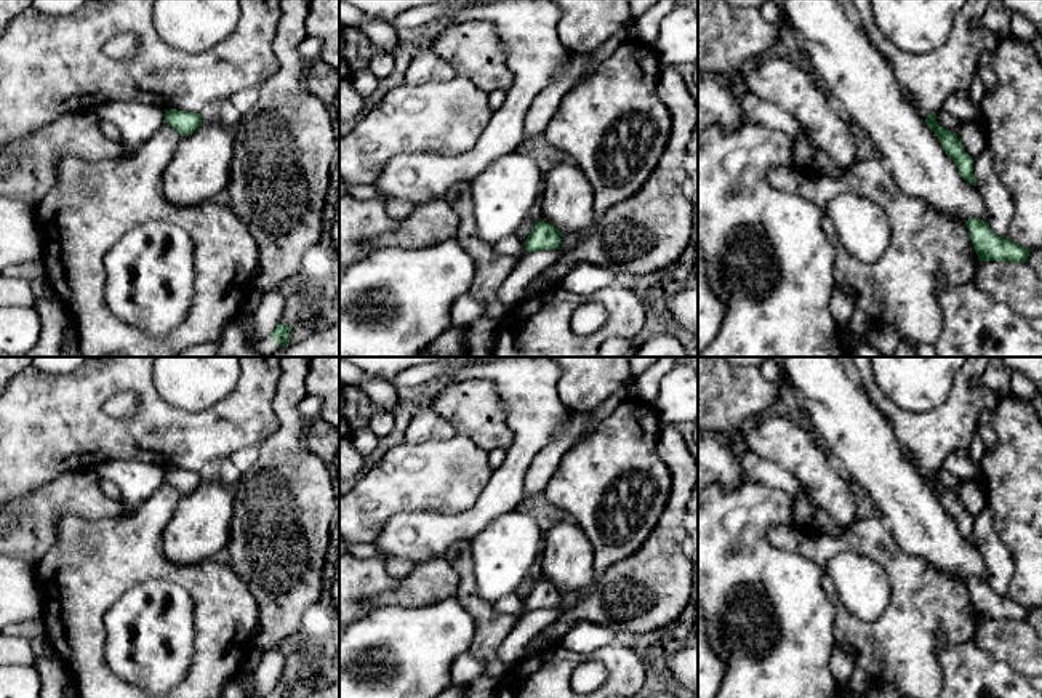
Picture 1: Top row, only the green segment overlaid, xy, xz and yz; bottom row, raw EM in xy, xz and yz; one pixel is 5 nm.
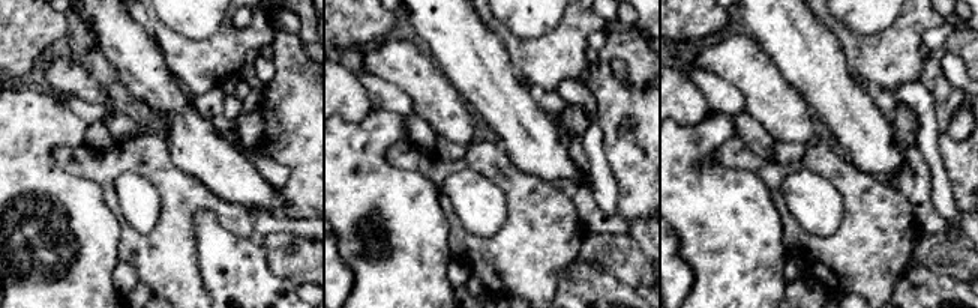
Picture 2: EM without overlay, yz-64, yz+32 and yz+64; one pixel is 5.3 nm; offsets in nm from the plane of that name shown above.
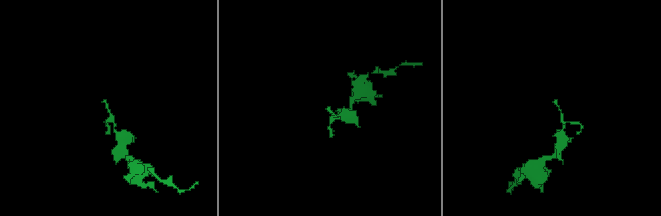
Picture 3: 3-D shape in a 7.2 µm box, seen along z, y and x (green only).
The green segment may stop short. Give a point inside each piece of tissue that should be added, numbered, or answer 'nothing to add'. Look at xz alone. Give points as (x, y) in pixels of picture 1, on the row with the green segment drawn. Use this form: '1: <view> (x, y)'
nothing to add

